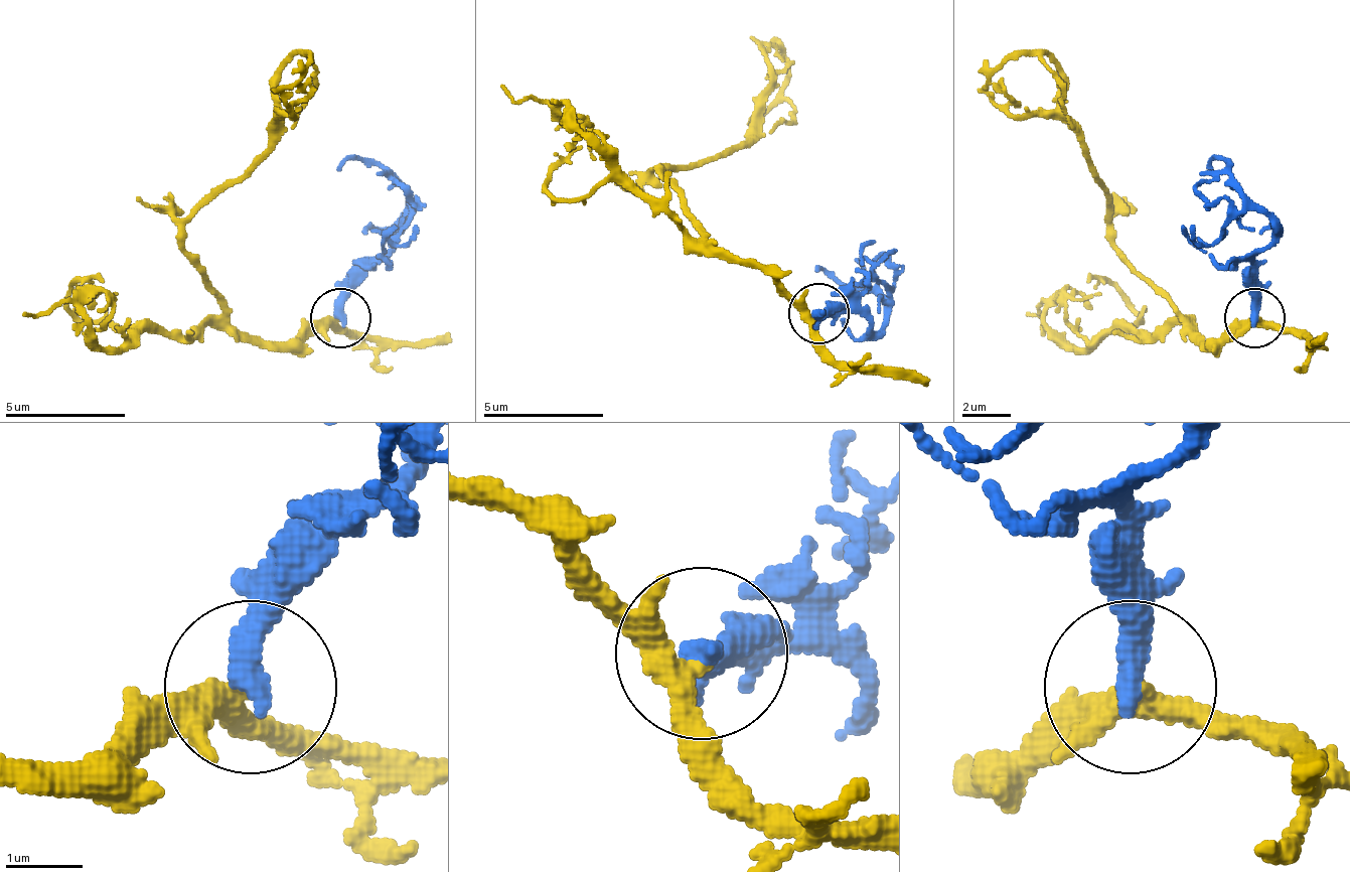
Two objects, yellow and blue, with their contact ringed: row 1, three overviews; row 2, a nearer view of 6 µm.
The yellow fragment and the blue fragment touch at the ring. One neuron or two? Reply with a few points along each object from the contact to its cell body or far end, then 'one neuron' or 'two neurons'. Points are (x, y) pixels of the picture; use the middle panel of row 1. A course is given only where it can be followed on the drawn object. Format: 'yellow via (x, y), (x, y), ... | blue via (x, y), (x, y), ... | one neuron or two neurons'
yellow via (816, 317), (769, 276), (733, 264), (660, 179), (660, 173), (703, 167), (751, 131), (787, 65), (775, 41) | blue via (816, 312), (883, 323), (883, 300), (829, 276), (816, 264) | two neurons

